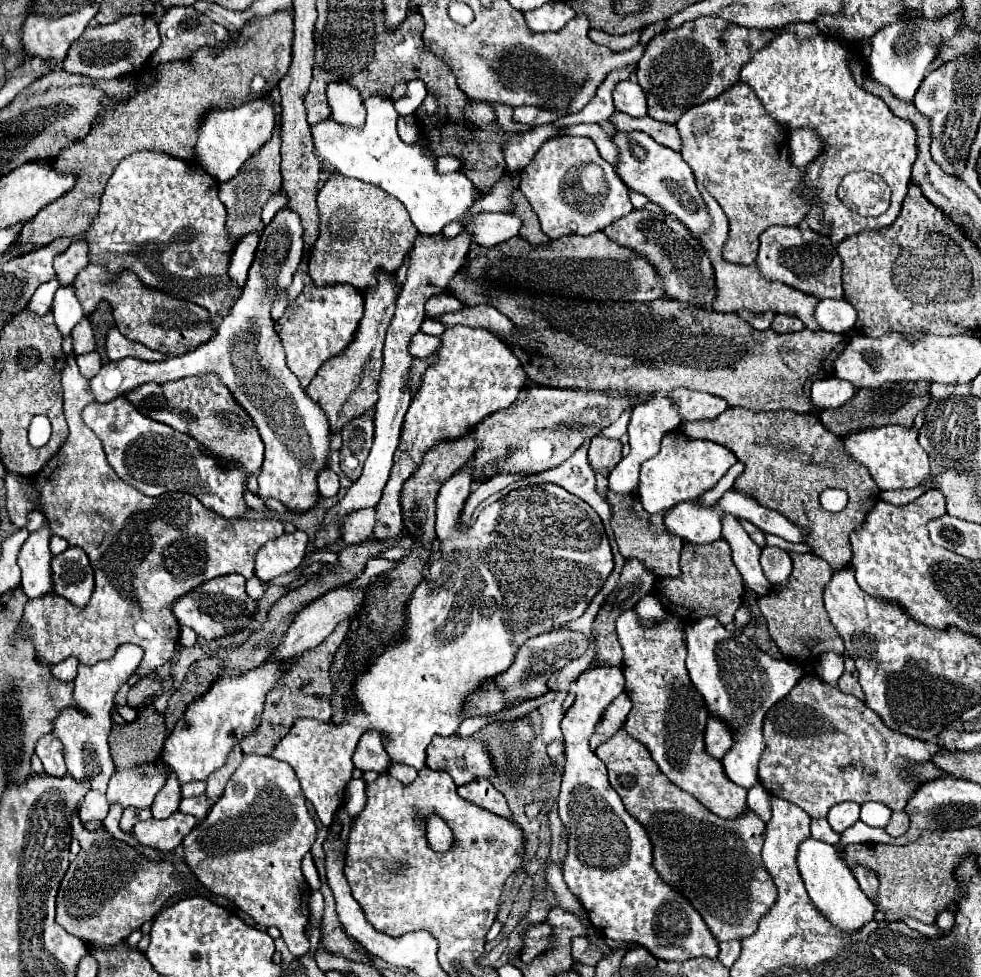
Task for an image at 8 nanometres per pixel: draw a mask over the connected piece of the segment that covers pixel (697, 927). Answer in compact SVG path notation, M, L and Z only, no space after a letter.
M592 667L586 669L576 679L576 701L566 711L562 719L562 733L566 739L566 767L562 773L562 789L557 799L560 819L568 833L568 855L564 859L564 881L568 889L580 899L584 905L590 923L596 931L610 939L626 941L632 939L632 931L636 931L632 943L646 947L646 951L662 961L686 961L692 957L718 957L718 941L710 933L708 925L694 909L694 905L674 891L652 867L652 843L646 829L626 811L618 793L608 785L606 767L594 755L588 741L590 735L600 721L600 713L604 707L624 691L624 675L620 667Z

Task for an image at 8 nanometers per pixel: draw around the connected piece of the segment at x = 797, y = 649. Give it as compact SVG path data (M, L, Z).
M790 553L790 559L792 559L792 573L788 577L786 583L782 583L780 587L772 587L768 595L760 597L758 599L758 607L768 623L768 631L770 631L770 637L776 641L776 645L780 647L780 651L788 657L788 659L794 659L794 661L810 661L810 663L816 663L820 659L820 655L824 651L836 651L836 653L842 653L844 651L844 641L840 639L836 627L830 623L830 617L828 613L824 611L824 601L822 601L822 589L824 585L828 583L828 579L832 577L832 569L830 565L820 559L818 555L814 553Z

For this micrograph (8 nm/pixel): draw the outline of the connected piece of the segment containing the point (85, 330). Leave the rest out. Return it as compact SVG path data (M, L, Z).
M83 317L71 332L73 352L78 356L96 350L95 336L91 323Z

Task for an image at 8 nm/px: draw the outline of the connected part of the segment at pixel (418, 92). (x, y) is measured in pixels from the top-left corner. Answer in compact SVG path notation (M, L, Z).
M420 79L408 83L408 93L401 99L394 102L394 107L398 115L412 115L424 101L426 97L426 87Z

